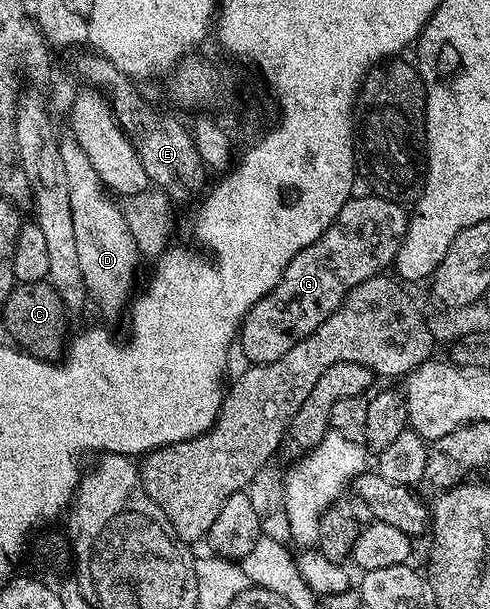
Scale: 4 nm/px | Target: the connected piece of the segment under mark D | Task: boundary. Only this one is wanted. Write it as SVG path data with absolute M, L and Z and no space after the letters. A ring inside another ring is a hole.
M72 135L62 136L59 148L63 155L63 168L67 170L67 183L71 183L71 220L75 226L75 243L85 292L107 316L113 317L121 308L124 310L134 296L133 280L137 277L139 250L124 208L113 202L114 194L101 181L87 157L87 151L79 147Z

